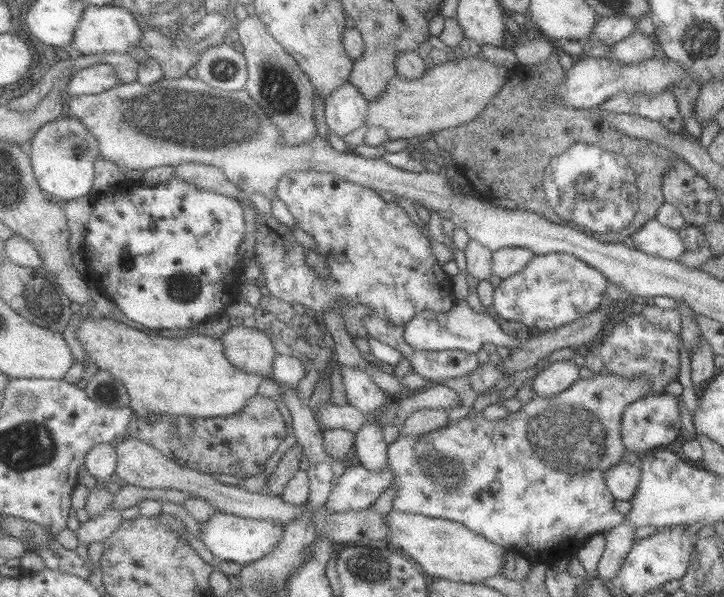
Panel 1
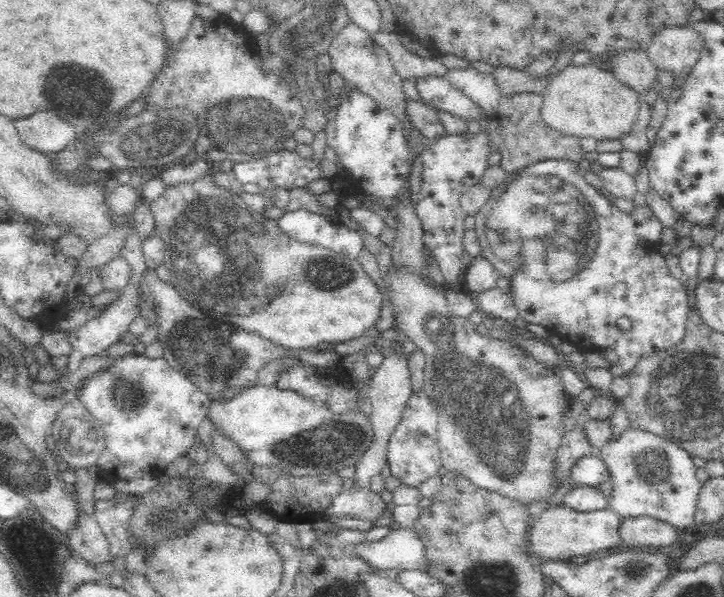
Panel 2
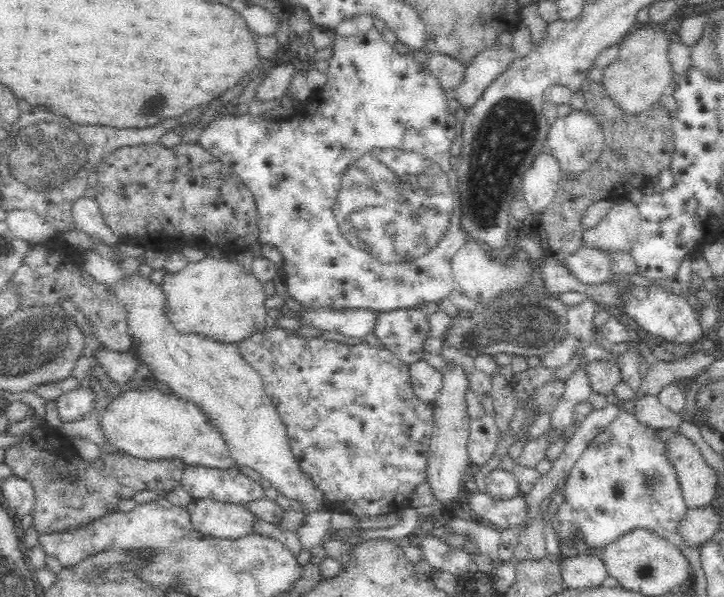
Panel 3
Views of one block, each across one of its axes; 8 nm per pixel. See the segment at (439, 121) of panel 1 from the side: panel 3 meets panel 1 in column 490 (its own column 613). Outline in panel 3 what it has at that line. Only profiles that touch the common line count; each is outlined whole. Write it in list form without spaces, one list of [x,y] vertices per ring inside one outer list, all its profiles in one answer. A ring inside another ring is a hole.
[[[647,25],[634,29],[619,43],[617,61],[602,69],[602,86],[606,96],[624,113],[641,114],[651,112],[654,104],[660,101],[663,93],[669,92],[673,69],[667,57],[670,38],[661,27]]]

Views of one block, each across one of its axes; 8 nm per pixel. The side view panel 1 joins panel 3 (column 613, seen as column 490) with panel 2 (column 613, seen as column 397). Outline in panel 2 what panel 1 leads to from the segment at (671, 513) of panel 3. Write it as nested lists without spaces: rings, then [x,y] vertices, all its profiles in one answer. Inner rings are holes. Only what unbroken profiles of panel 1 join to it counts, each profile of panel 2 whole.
[[[626,430],[618,440],[610,440],[598,452],[612,476],[613,492],[607,508],[626,516],[648,515],[667,522],[675,529],[695,522],[699,492],[703,486],[696,477],[692,457],[668,439],[644,430]]]

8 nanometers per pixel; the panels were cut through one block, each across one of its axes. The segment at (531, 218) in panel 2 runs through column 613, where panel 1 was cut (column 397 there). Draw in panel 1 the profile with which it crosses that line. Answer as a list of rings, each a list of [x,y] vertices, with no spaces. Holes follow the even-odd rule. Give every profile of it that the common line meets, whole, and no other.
[[[287,172],[279,182],[277,194],[296,219],[297,226],[311,236],[318,245],[317,252],[324,259],[329,268],[329,277],[321,278],[317,270],[305,262],[306,249],[299,244],[293,230],[279,222],[272,214],[263,214],[256,210],[256,243],[255,257],[259,261],[261,272],[265,278],[266,287],[271,295],[280,301],[302,304],[310,311],[325,313],[327,310],[343,312],[345,306],[362,304],[368,307],[371,313],[362,319],[367,332],[380,342],[399,350],[401,356],[409,360],[412,370],[431,380],[433,384],[443,383],[446,379],[458,379],[468,376],[479,368],[479,357],[473,352],[455,350],[422,351],[415,349],[406,340],[405,325],[427,309],[437,313],[449,312],[456,305],[455,286],[453,278],[449,276],[443,265],[433,256],[431,240],[417,228],[413,218],[409,218],[405,210],[397,201],[387,201],[379,196],[379,191],[366,186],[349,182],[333,172]]]

